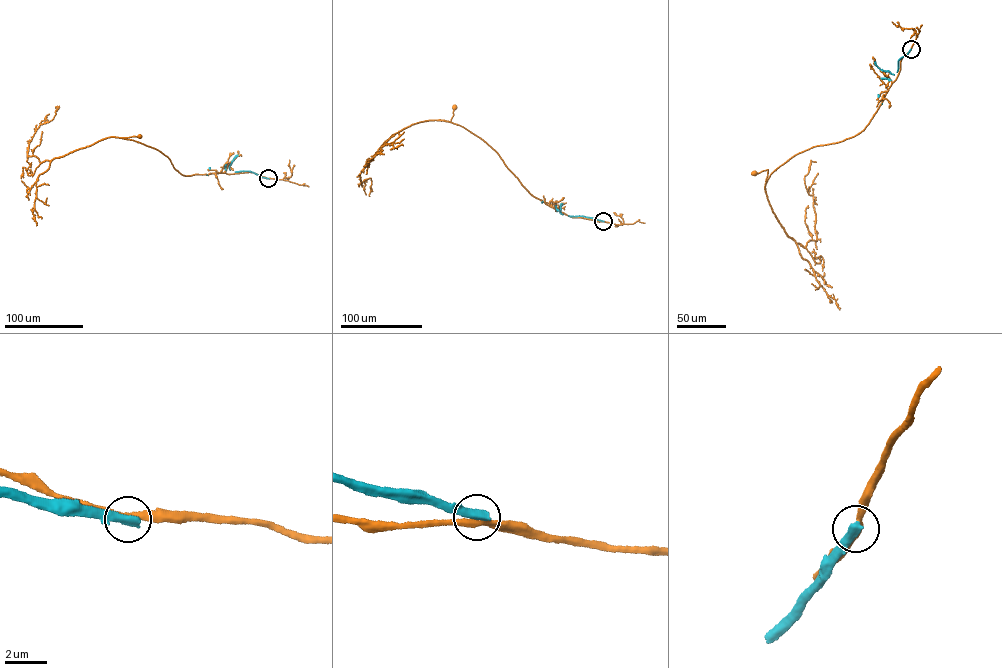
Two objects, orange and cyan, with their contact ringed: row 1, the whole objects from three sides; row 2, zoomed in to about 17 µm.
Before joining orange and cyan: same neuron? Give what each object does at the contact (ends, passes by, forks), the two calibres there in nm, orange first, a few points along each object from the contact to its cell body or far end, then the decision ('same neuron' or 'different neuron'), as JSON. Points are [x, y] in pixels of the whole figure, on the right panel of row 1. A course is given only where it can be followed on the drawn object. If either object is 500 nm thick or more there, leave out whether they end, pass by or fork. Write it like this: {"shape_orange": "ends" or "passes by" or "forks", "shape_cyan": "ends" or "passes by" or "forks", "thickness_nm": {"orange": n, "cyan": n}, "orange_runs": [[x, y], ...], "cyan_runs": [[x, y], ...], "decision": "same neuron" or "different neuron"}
{"thickness_nm": {"orange": 300, "cyan": 500}, "orange_runs": [[911, 49], [901, 60], [897, 77], [860, 132], [798, 153], [776, 168], [766, 181], [768, 169], [755, 174]], "cyan_runs": [[910, 49], [899, 60], [897, 71], [891, 80], [881, 78], [878, 97]], "decision": "different neuron"}

